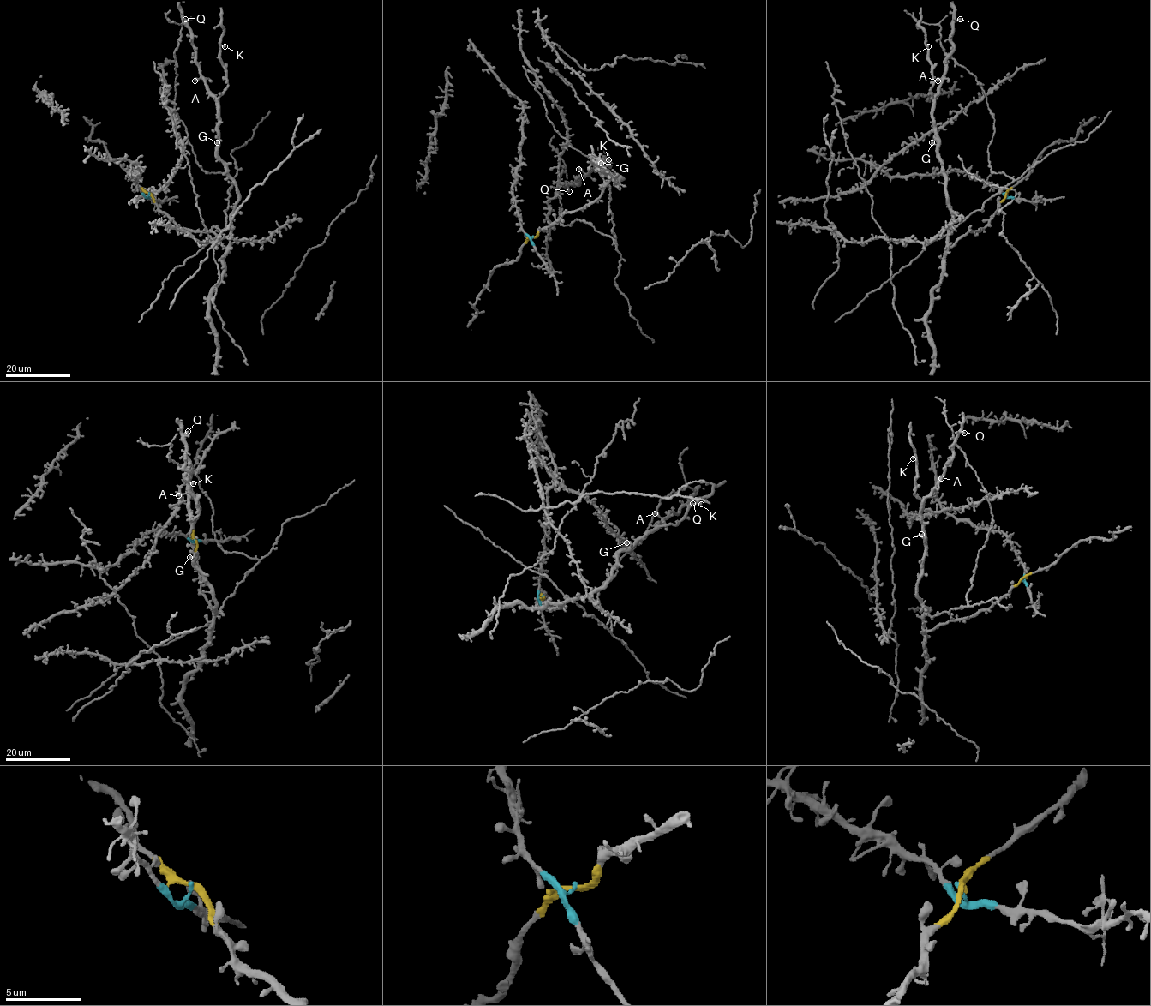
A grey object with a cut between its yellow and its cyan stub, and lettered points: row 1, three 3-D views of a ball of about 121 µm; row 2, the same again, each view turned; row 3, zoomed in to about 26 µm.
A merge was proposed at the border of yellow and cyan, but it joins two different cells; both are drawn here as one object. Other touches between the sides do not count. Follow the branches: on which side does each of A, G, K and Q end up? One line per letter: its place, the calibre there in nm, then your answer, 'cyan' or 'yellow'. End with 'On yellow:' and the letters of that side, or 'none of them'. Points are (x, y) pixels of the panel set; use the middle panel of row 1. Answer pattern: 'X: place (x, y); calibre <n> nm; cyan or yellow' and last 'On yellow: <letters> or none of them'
A: place (578, 169); calibre 500 nm; yellow
G: place (601, 163); calibre 480 nm; yellow
K: place (608, 159); calibre 400 nm; yellow
Q: place (569, 191); calibre 440 nm; yellow
On yellow: A, G, K, Q

